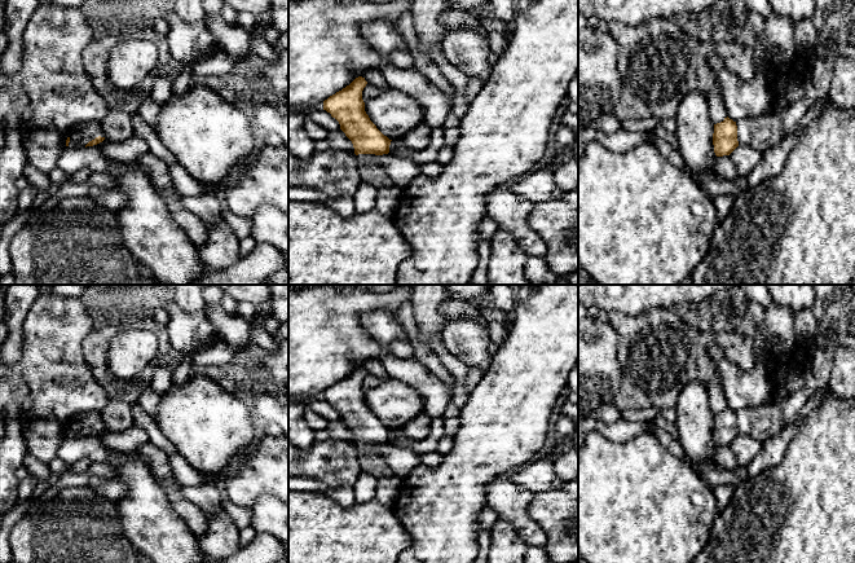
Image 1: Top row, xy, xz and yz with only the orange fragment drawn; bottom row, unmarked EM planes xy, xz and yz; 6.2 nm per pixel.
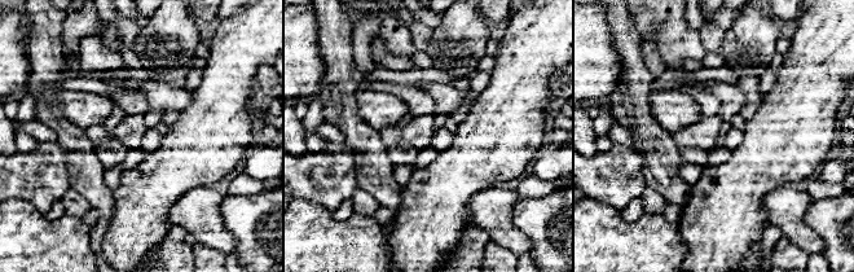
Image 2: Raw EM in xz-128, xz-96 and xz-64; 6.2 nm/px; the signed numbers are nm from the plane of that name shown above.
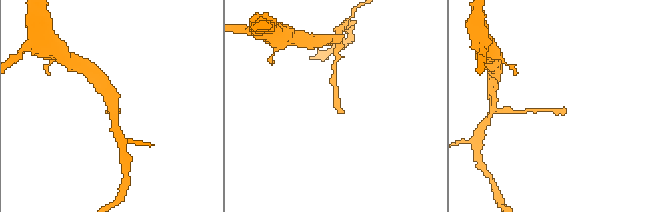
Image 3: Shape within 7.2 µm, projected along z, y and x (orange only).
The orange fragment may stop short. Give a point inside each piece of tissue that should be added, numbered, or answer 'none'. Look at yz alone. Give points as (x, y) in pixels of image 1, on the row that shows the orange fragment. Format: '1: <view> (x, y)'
1: yz (763, 132)

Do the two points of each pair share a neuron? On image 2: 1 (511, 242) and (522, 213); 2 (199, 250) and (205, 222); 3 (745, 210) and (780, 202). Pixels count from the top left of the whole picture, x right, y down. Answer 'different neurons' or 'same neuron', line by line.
1: different neurons
2: different neurons
3: different neurons

